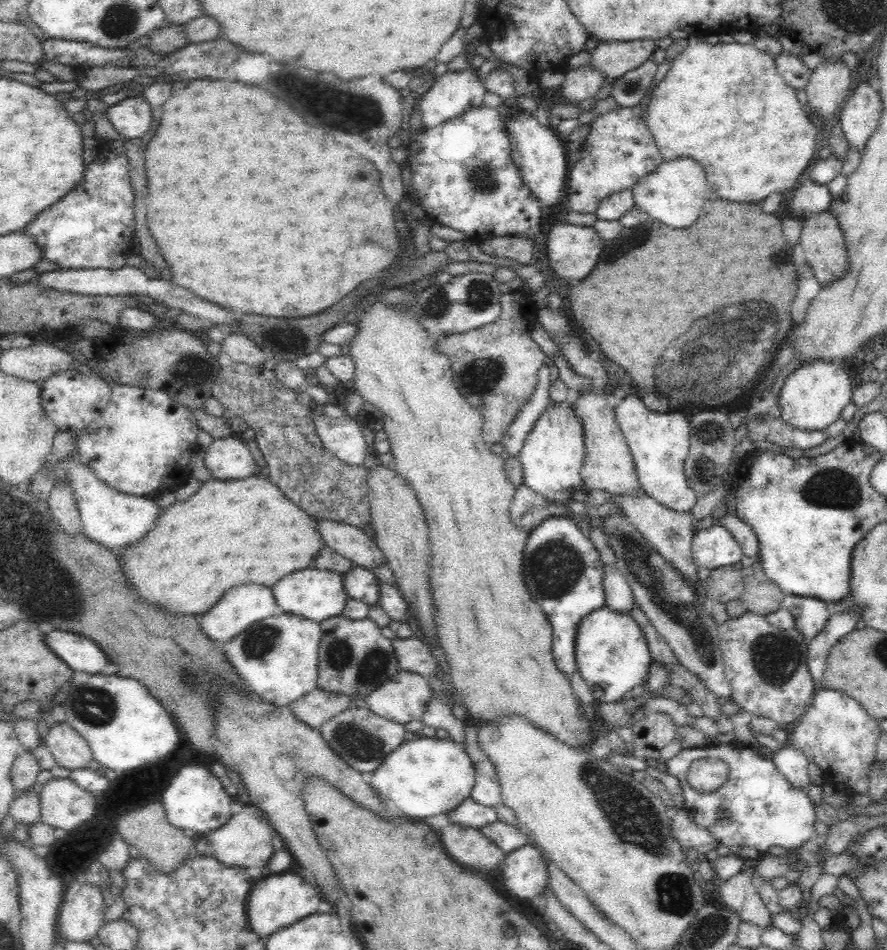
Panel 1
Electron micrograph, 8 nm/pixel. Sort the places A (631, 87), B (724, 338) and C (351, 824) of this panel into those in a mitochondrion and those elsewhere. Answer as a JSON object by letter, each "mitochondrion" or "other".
{"A":"mitochondrion","B":"mitochondrion","C":"other"}

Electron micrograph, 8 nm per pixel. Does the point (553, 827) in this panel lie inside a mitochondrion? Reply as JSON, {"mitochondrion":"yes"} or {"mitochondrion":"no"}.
{"mitochondrion":"no"}

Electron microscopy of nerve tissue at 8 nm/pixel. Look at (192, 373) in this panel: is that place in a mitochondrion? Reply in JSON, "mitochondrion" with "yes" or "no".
{"mitochondrion":"yes"}

